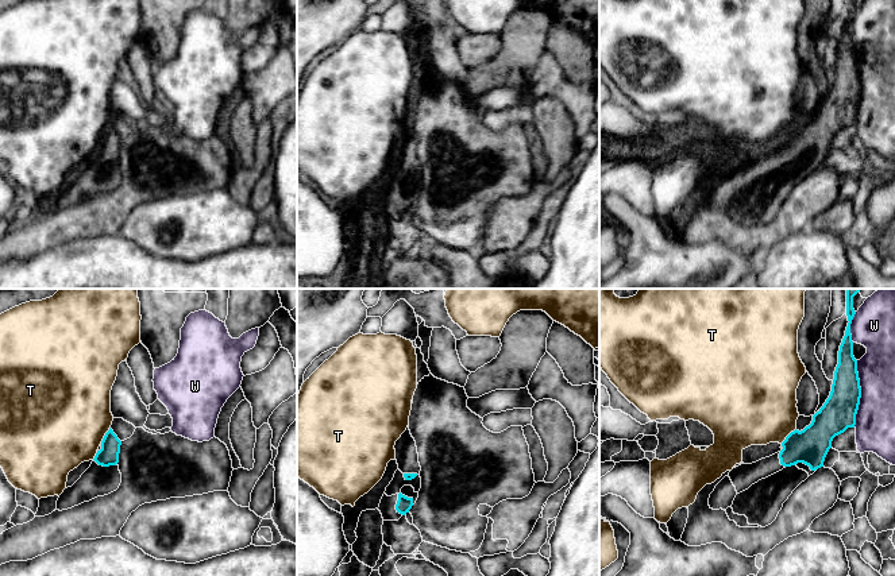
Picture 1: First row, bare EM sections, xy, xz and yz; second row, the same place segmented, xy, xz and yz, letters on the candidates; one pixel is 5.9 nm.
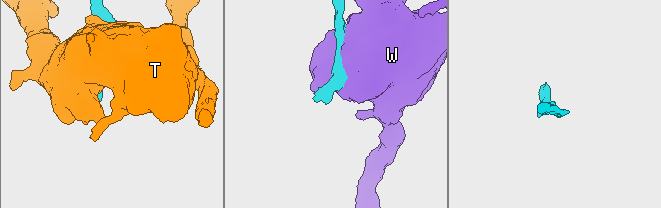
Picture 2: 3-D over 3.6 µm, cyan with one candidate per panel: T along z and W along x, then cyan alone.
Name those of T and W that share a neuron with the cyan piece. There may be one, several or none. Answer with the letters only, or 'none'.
none

